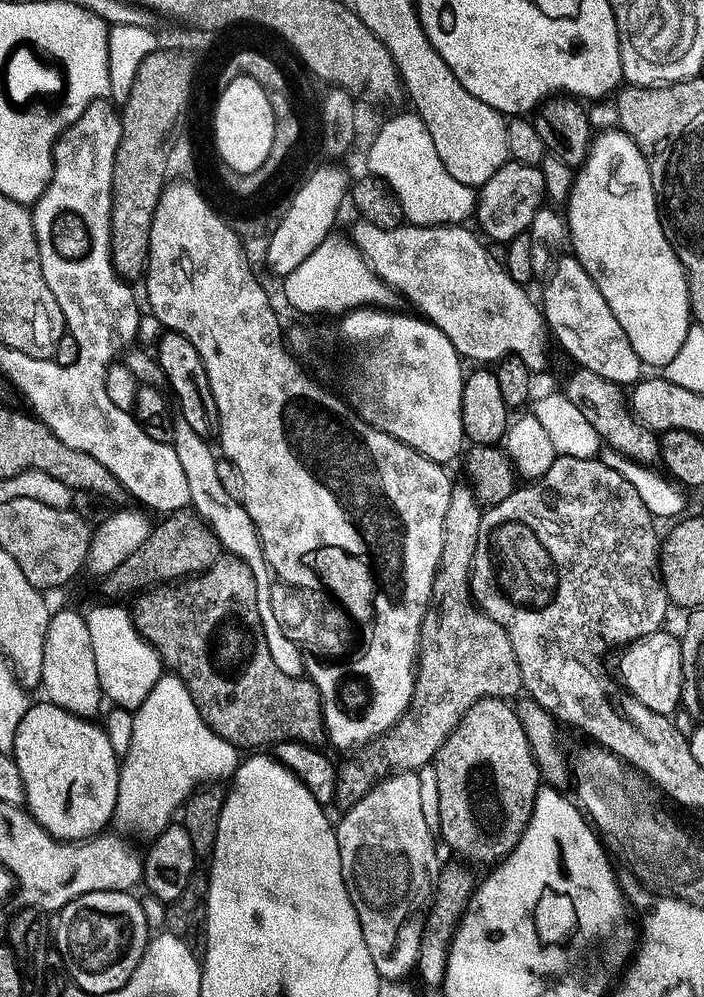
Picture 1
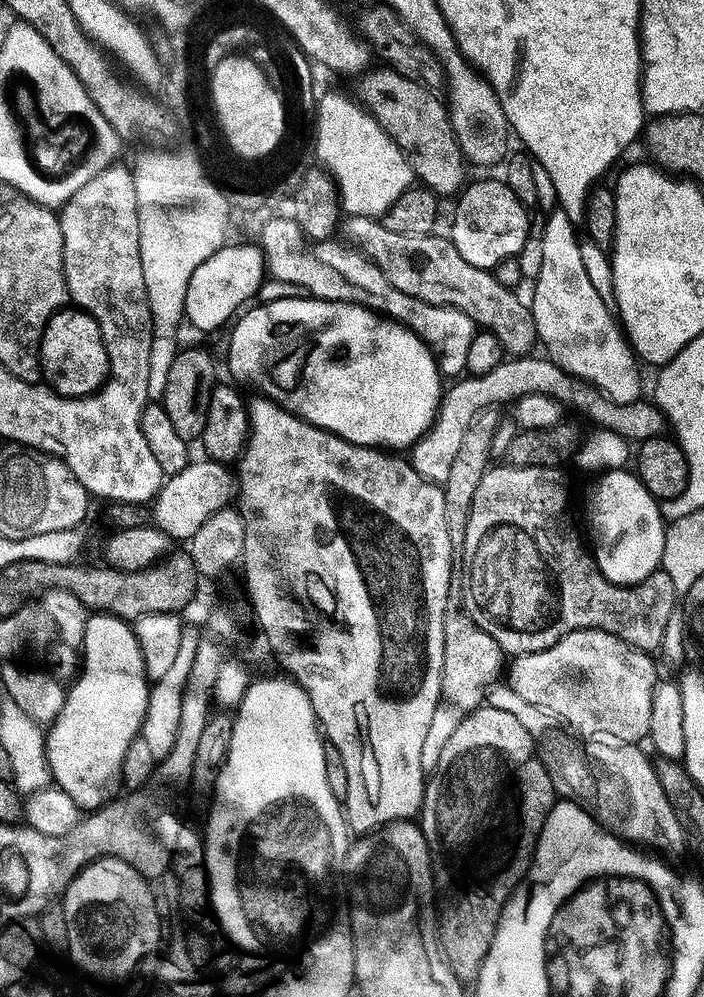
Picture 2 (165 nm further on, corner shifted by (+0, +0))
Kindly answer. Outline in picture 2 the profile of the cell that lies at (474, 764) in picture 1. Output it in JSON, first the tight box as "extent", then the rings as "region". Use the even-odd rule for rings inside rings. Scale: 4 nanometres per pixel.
{"extent":[422,706,557,981],"region":[[[481,706],[465,715],[454,738],[447,743],[436,772],[427,781],[422,809],[422,827],[432,859],[432,877],[436,880],[440,946],[460,981],[479,981],[490,946],[494,946],[500,915],[508,899],[524,883],[536,859],[540,835],[557,803],[550,774],[536,755],[536,740],[530,738],[514,714]]]}

